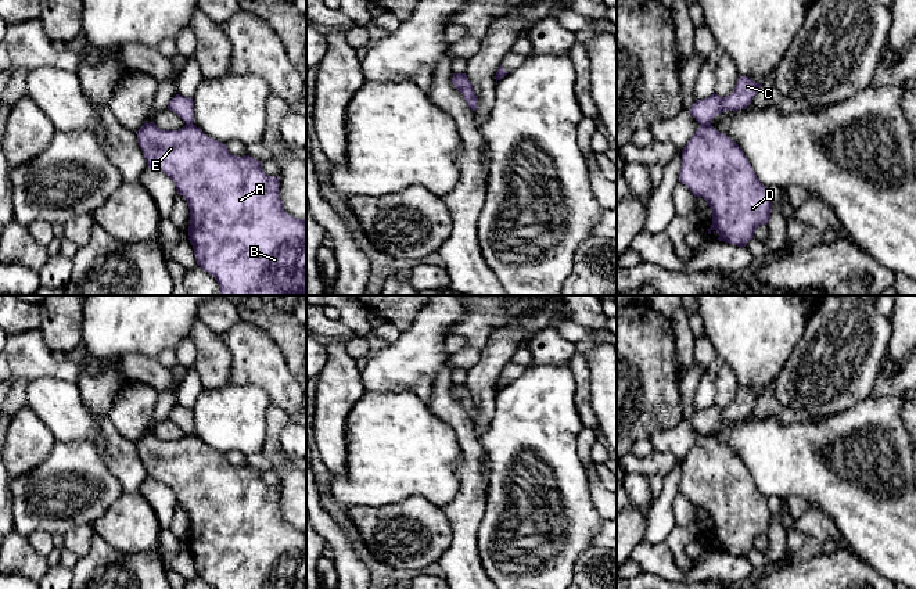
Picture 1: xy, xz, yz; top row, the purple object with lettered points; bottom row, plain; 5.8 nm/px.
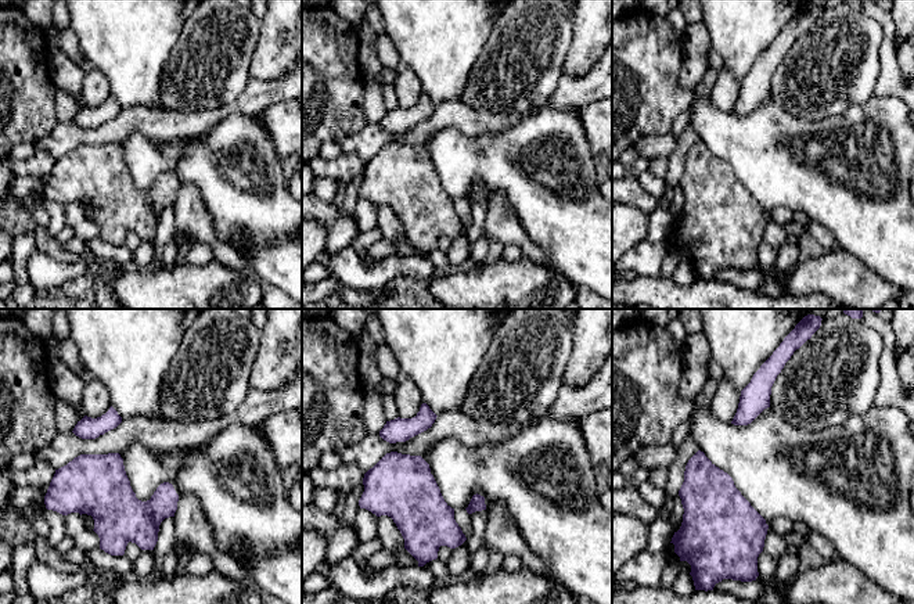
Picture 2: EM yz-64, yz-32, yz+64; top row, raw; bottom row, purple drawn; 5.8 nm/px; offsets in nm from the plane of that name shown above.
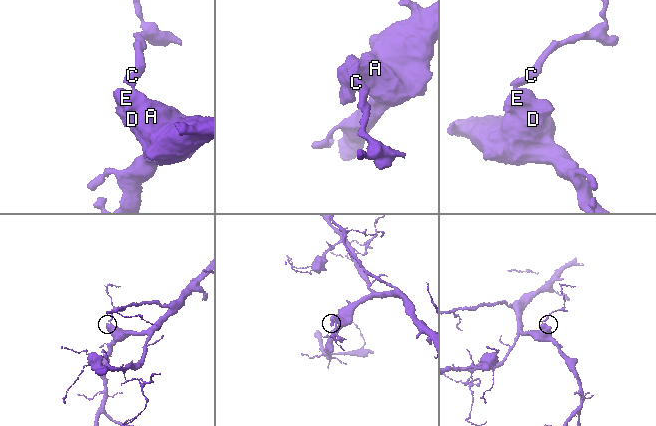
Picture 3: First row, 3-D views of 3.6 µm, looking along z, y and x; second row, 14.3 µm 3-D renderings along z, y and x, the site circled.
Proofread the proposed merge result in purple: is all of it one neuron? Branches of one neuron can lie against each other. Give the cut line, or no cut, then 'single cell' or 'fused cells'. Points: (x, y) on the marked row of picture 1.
cut yz (710, 122), (701, 126); fused cells

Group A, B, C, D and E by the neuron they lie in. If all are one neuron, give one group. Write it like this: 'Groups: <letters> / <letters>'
Groups: A B D E / C

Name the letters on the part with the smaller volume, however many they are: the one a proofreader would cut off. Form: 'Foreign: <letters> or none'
Foreign: C

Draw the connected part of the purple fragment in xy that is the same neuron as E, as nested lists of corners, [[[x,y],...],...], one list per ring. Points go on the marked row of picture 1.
[[[146,122],[136,134],[148,168],[168,175],[186,198],[197,266],[215,277],[220,295],[306,295],[306,220],[284,211],[279,177],[267,176],[262,161],[230,154],[195,125],[162,130]]]

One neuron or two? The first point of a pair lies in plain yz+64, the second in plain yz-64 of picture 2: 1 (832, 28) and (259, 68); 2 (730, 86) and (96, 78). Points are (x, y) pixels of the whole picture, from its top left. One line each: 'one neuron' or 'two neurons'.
1: two neurons
2: one neuron

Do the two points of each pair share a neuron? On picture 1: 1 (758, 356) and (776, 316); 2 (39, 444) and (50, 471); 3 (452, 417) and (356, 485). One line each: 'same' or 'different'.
1: same
2: different
3: different

